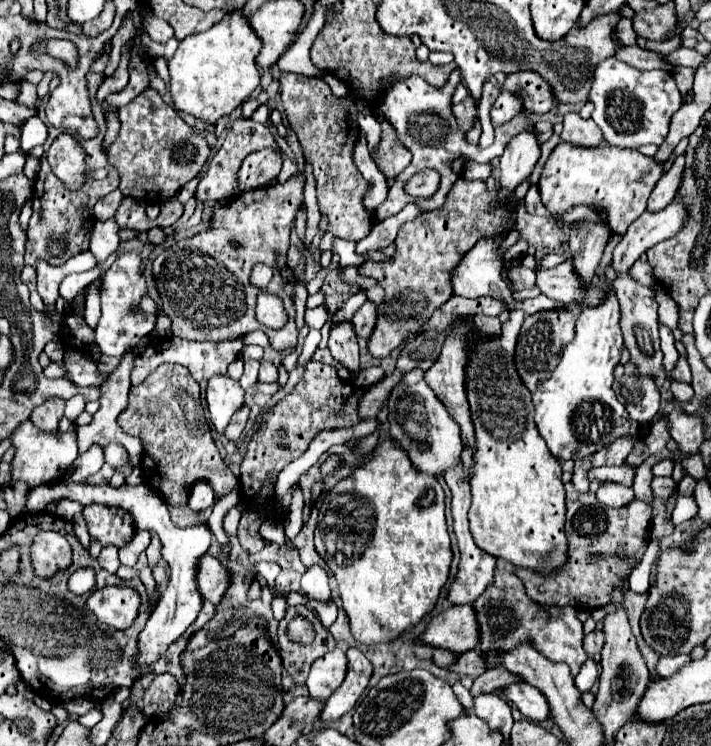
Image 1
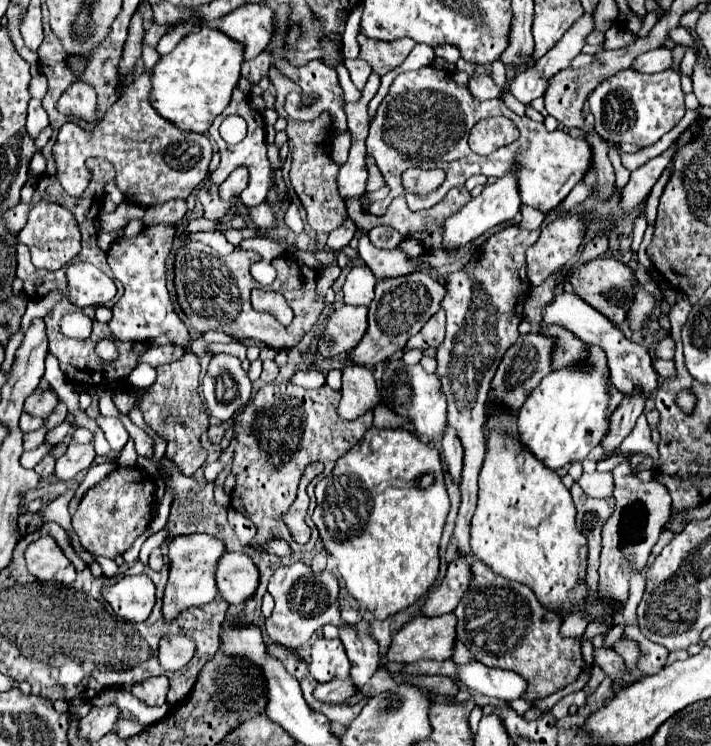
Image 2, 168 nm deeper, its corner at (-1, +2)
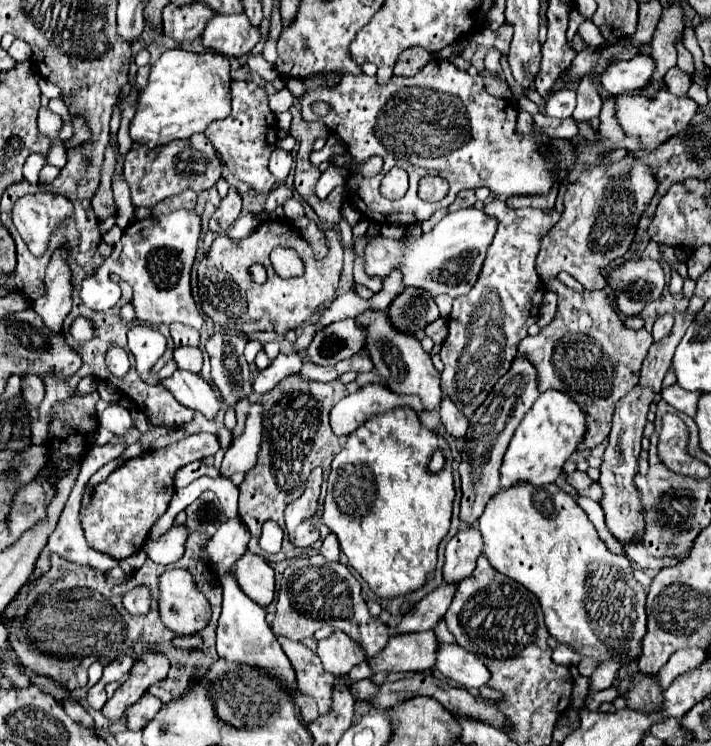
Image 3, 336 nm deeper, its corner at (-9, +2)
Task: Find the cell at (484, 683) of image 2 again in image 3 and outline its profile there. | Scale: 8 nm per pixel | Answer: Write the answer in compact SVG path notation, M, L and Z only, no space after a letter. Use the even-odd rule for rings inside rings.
M439 644L437 670L463 688L487 686L487 680L491 676L487 666L475 658L475 654L457 644Z

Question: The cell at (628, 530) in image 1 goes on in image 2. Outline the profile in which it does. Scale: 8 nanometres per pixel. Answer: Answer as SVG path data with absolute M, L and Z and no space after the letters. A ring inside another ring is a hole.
M577 484L571 488L571 496L577 508L577 528L589 540L589 568L587 568L587 584L591 588L589 604L595 604L597 590L597 568L599 568L599 552L601 552L601 526L607 516L611 516L611 508L615 508L613 498L591 498Z

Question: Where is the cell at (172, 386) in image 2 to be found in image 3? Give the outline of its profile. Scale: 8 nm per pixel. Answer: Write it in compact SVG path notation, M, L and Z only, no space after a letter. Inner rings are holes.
M174 322L169 327L171 337L176 346L198 347L200 344L200 335L198 330L185 326L179 322Z

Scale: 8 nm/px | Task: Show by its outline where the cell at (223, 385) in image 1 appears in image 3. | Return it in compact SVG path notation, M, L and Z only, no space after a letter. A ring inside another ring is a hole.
M217 332L205 346L211 356L211 380L219 388L227 408L233 408L253 392L249 364L243 356L245 344L247 340L235 332Z

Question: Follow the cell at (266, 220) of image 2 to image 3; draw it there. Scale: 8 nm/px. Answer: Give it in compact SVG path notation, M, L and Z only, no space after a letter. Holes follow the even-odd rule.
M265 220L257 226L255 234L241 240L239 246L227 238L227 234L217 236L211 244L207 256L197 264L197 286L203 314L213 320L215 326L223 330L241 332L241 336L249 336L253 332L275 332L285 336L289 330L301 328L307 320L311 320L319 308L323 308L331 298L337 296L337 282L343 268L344 250L341 240L333 230L327 230L329 254L321 260L313 258L311 246L293 232L287 220ZM275 248L295 248L299 256L305 256L305 274L297 278L281 278L269 260L269 254ZM253 264L263 264L269 270L269 278L265 284L255 284L249 268Z

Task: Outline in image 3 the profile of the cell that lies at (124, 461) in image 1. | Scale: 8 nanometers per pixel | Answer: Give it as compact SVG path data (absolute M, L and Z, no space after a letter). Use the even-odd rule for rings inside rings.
M111 404L109 408L105 408L105 412L99 416L99 424L103 428L107 428L109 432L113 432L115 436L123 436L131 430L133 426L133 420L131 420L131 414L127 408L123 406L117 406L117 404Z

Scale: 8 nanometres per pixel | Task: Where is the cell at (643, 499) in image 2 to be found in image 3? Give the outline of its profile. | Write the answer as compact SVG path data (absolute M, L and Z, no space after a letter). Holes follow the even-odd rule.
M639 386L619 400L617 410L613 414L613 428L609 434L609 446L605 450L605 462L601 466L599 484L603 486L605 492L601 508L605 510L607 528L621 544L641 542L641 536L645 534L645 508L639 496L639 488L635 488L635 474L639 472L641 438L643 428L647 424L647 412L651 402L653 402L651 390L643 390Z

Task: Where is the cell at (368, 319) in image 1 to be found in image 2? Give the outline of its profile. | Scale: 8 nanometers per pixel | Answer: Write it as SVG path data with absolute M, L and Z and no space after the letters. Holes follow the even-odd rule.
M343 306L333 310L325 330L317 338L317 352L329 360L355 348L367 330L367 308L365 306Z

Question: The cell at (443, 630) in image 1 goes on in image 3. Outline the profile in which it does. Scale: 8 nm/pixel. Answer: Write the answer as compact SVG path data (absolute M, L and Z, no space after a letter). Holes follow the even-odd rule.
M433 630L393 634L387 648L369 660L375 672L419 672L435 668L435 652L439 650L439 640Z

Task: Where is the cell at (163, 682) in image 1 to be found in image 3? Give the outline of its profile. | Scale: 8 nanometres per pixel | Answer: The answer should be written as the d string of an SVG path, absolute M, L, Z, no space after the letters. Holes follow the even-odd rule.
M145 692L129 710L127 710L127 720L129 720L129 730L143 730L147 722L159 712L163 702L153 696L151 692Z

